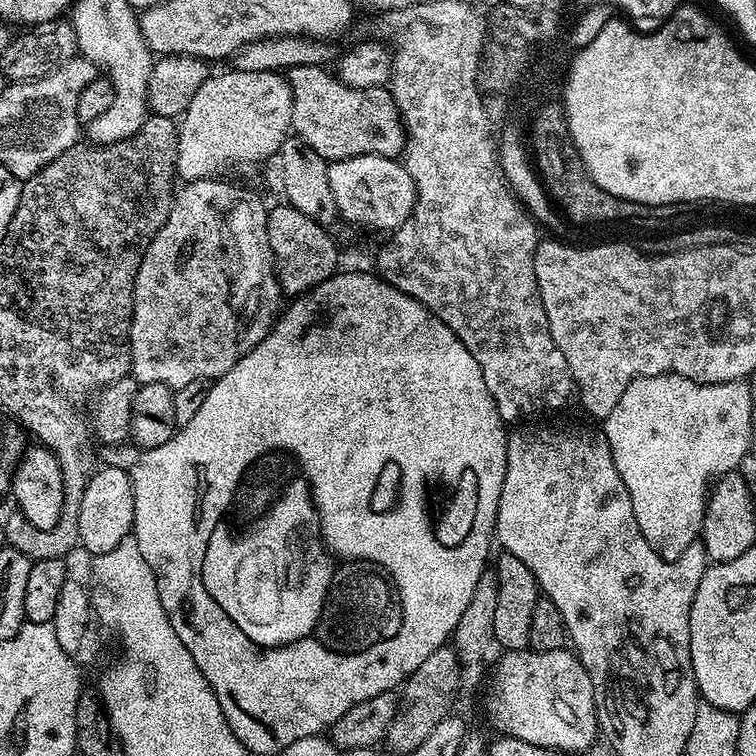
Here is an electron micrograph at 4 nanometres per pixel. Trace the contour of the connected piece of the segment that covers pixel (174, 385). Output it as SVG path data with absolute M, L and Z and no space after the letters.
M209 178L207 180L190 180L183 185L184 189L175 193L172 209L166 222L158 230L158 234L150 242L146 254L142 258L142 266L134 282L134 306L132 307L132 329L130 342L132 343L132 369L140 384L153 384L162 382L167 388L177 389L190 386L190 382L215 382L225 376L232 367L250 350L258 346L266 338L266 334L276 323L281 311L282 293L279 283L274 275L274 261L270 250L270 234L266 234L268 221L268 208L260 201L256 192L248 188L235 188L227 184L224 178Z

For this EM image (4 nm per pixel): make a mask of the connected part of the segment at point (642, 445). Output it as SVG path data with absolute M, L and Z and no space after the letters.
M667 372L657 376L638 378L634 382L630 382L630 386L626 386L622 398L618 398L618 406L614 406L614 410L608 415L607 420L603 421L602 431L608 440L610 454L614 458L614 466L618 466L618 474L622 478L622 482L626 482L634 518L638 522L638 526L644 530L645 536L657 538L656 536L688 535L688 538L692 538L695 537L692 536L695 532L697 535L698 529L704 522L704 505L710 485L728 472L737 471L741 467L740 459L748 452L748 439L752 436L752 392L746 385L744 380L731 380L721 384L699 384L690 378L682 378L678 374Z

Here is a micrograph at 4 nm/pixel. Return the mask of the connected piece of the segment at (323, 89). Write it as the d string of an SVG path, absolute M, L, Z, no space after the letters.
M307 64L306 66L294 66L287 69L286 79L290 90L292 91L292 126L291 131L300 137L302 142L306 142L306 146L310 146L310 150L314 150L320 155L323 160L329 162L334 160L349 160L355 156L390 156L393 158L399 157L404 150L404 123L400 117L398 106L394 102L391 91L387 87L372 88L372 89L351 89L337 79L330 71L327 72L327 67L318 64Z

